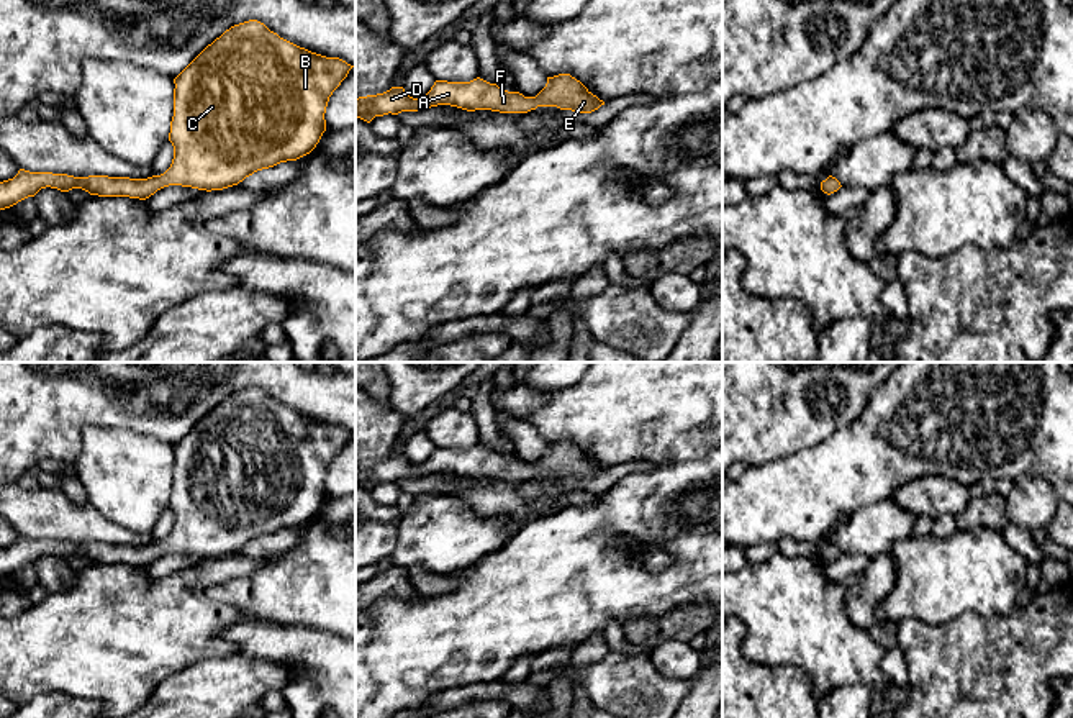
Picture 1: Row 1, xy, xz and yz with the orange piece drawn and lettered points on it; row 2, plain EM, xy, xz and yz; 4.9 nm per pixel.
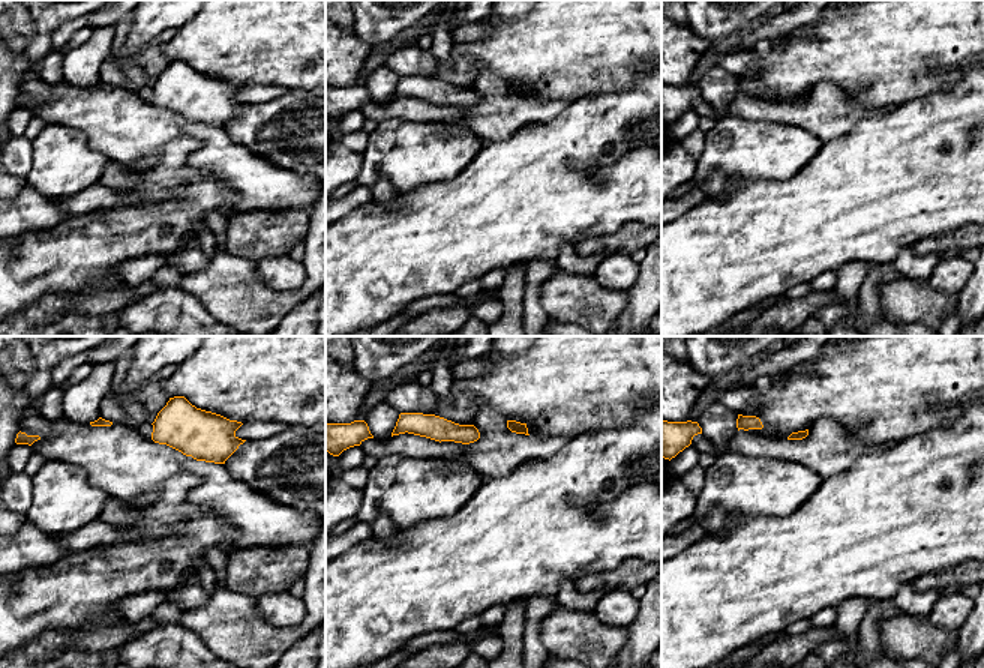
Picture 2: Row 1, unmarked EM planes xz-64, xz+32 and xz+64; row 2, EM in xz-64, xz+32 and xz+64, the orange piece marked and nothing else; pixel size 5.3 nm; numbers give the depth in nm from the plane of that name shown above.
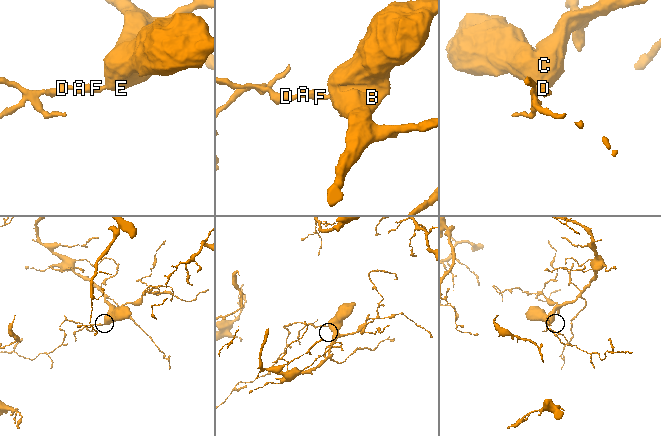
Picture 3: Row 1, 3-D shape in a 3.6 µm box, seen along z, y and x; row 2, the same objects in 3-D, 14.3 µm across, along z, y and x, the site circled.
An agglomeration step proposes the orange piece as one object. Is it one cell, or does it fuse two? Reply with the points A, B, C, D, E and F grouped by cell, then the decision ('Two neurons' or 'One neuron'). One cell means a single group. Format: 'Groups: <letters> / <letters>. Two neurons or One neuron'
Groups: A B C D E F. One neuron

